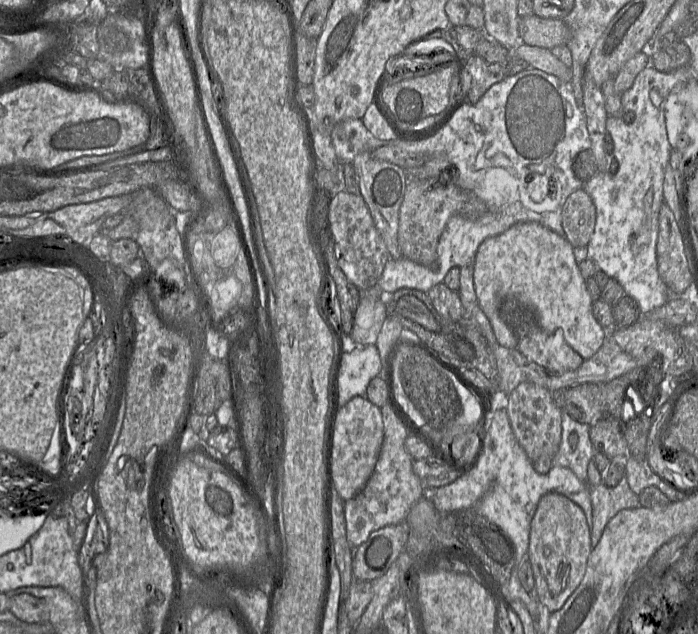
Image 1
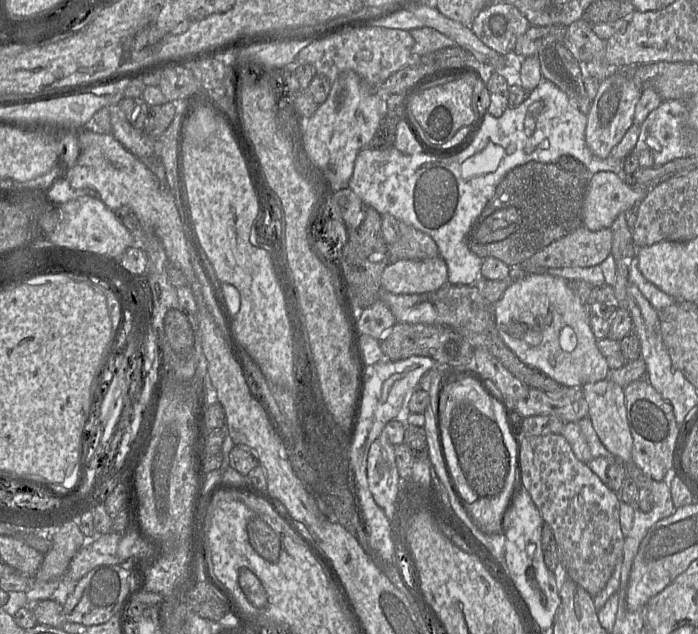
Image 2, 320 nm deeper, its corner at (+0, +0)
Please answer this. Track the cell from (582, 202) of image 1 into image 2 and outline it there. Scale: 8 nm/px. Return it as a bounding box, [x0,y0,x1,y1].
[521,225,613,275]

